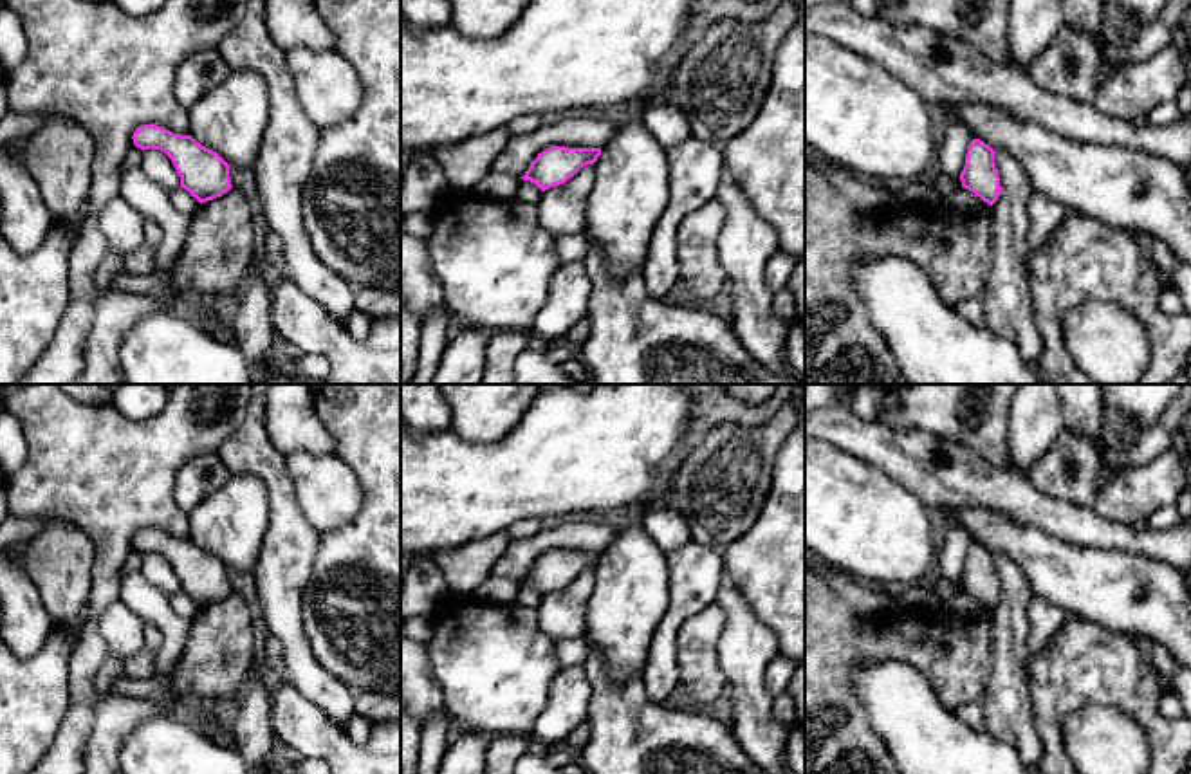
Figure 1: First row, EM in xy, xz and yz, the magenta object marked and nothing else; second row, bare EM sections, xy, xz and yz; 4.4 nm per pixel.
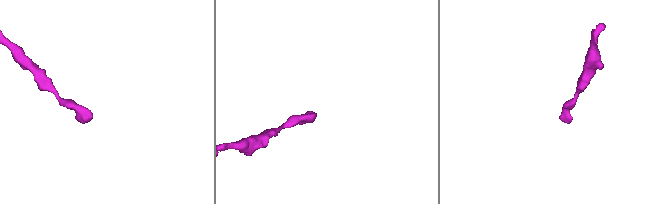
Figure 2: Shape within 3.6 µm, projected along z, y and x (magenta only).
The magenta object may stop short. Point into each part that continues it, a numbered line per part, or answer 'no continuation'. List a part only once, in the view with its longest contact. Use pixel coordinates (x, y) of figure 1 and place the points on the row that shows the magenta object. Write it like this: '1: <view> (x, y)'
no continuation

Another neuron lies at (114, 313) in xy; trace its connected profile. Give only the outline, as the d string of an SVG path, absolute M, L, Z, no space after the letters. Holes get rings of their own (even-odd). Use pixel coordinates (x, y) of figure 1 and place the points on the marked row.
M99 292L83 346L85 366L74 384L126 384L119 357L123 339L137 321L162 310L171 312L155 296Z

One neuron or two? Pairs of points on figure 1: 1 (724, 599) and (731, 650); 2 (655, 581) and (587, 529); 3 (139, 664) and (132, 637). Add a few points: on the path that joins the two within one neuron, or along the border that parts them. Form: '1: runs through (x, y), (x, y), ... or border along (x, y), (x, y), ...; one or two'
1: runs through (735, 612), (735, 637); one
2: border along (618, 527), (616, 538), (601, 552); two
3: border along (145, 648), (125, 663); two

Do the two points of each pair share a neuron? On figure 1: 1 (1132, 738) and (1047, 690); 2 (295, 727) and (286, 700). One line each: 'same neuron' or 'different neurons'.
1: different neurons
2: same neuron

